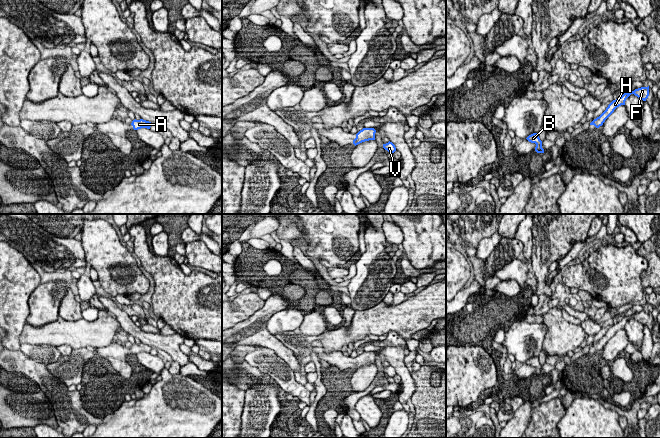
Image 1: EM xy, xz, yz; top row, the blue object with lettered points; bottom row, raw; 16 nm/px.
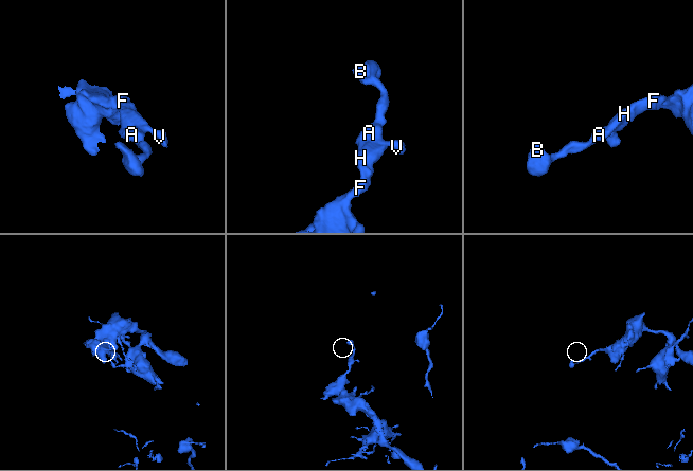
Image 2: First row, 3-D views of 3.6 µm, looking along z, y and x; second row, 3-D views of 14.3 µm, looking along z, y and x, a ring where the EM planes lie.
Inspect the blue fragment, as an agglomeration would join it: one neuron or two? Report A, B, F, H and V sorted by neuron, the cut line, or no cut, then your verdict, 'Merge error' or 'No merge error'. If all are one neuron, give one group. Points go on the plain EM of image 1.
Groups: A B F H V. No split. No merge error

